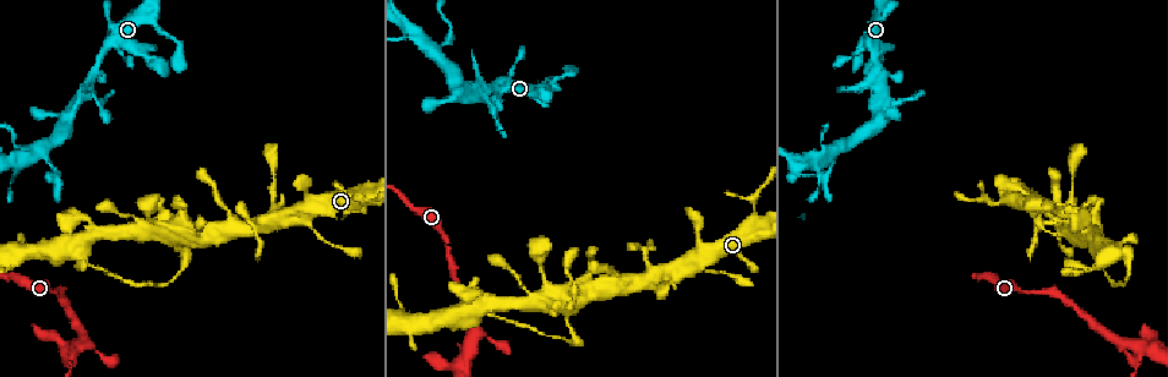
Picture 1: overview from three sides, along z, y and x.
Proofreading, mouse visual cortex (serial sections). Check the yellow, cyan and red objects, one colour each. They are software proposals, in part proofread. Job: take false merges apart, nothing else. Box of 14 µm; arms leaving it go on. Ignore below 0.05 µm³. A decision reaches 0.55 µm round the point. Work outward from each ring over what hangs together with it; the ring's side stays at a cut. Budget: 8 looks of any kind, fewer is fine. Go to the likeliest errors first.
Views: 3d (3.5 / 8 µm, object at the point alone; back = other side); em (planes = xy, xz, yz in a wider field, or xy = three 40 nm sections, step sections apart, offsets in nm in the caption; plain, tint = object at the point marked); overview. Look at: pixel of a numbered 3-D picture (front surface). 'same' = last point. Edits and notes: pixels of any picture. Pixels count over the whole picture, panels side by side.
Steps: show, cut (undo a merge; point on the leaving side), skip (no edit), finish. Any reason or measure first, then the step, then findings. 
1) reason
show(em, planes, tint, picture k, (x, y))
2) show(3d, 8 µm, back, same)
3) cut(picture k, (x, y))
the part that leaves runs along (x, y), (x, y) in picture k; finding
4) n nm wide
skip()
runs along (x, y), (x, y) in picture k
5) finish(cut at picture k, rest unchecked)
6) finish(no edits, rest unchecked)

sharp bend
show(3d, 3.5 µm, picture 1, (449, 39))

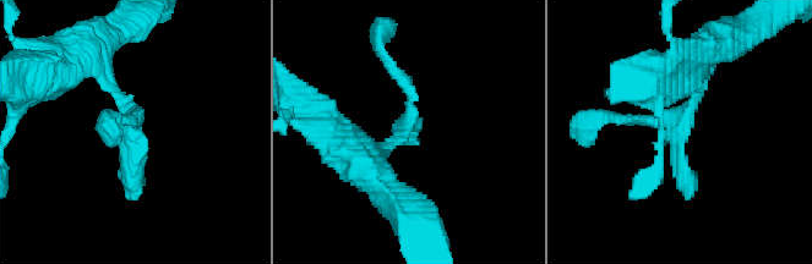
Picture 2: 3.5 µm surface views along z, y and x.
shape alone is not enough
show(em, xy, step 2, tint, picture 2, (679, 120))

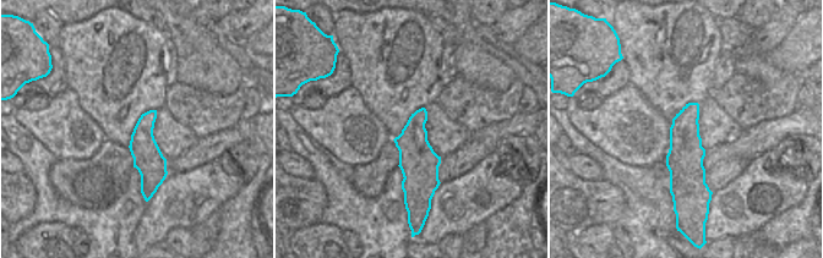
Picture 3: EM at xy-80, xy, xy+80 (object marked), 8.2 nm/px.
skip()
runs along (709, 48), (680, 119), (609, 115) in picture 2; continuous, no second cell

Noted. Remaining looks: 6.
sudden change in width
show(3d, 3.5 µm, picture 1, (566, 316))

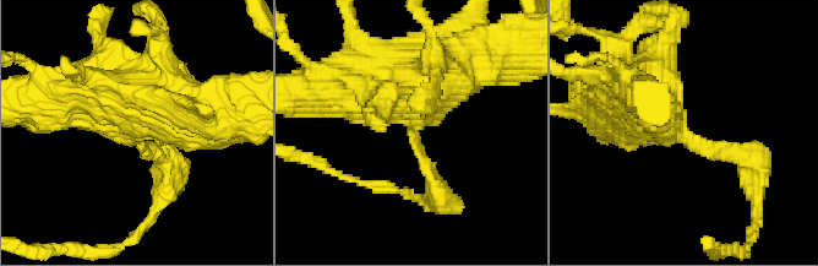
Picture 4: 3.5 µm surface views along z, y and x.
need the tissue
show(em, xy, step 1, tint, picture 4, (692, 138))

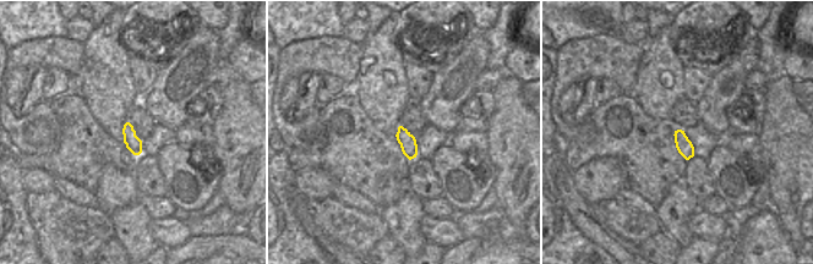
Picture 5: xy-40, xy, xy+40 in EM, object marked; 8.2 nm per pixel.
skip()
runs along (636, 97), (698, 146), (757, 164) in picture 4; continuous, no second cell

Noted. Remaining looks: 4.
sharp bend
show(3d, 8 µm, picture 1, (822, 146))

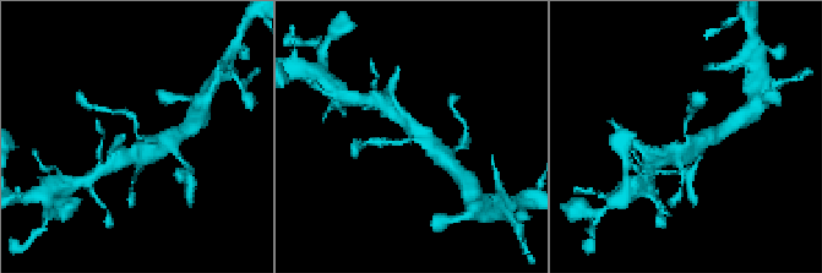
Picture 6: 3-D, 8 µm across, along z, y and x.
arms of 200, 400 nm; now the EM
show(em, xy, step 2, tint, picture 6, (410, 137))

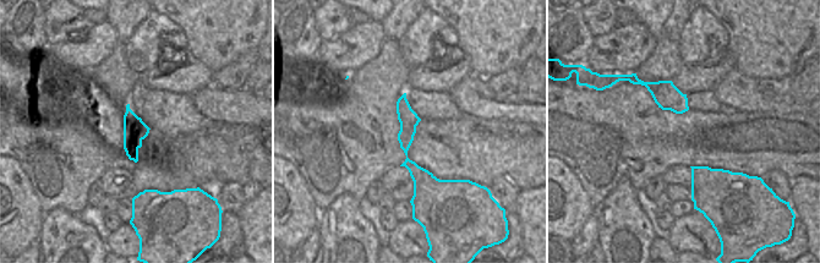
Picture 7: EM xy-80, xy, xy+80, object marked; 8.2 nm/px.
160 nm wide
skip()
runs along (434, 147), (426, 137), (392, 143) in picture 6; continuous, no second cell

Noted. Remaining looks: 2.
finish(no edits, rest unchecked)

